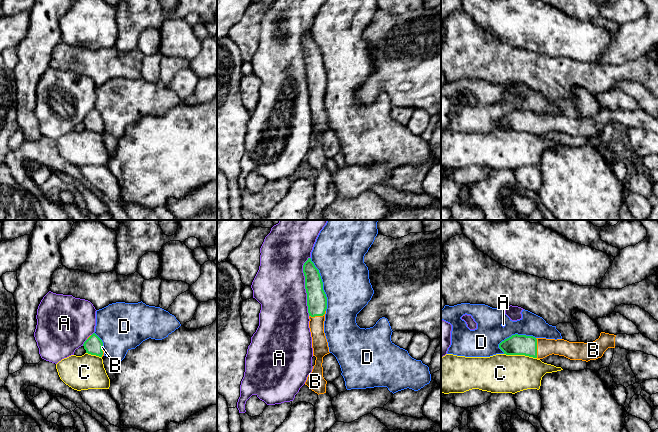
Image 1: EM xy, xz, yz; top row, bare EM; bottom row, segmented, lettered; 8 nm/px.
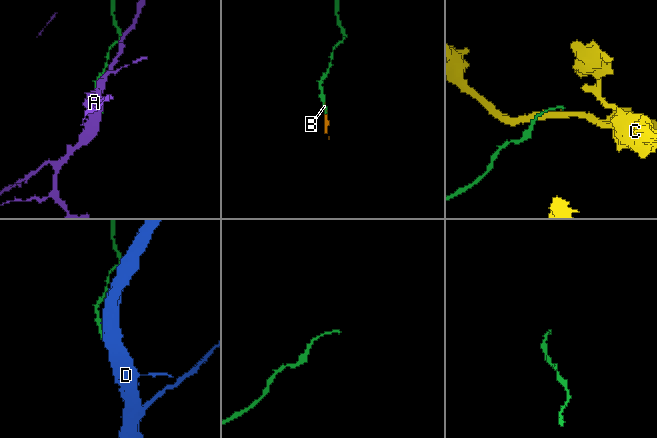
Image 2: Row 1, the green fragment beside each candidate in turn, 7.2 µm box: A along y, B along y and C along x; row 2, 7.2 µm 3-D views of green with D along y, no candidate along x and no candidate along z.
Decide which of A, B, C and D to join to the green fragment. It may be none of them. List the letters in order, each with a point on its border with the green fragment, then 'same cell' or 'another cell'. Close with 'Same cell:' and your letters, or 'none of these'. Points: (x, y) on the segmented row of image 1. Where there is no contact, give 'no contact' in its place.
A: meets green in xz at (305, 286); another cell
B: meets green in yz at (536, 348); same cell
C: meets green in yz at (520, 354); another cell
D: meets green in xz at (322, 284); another cell
Same cell: B

